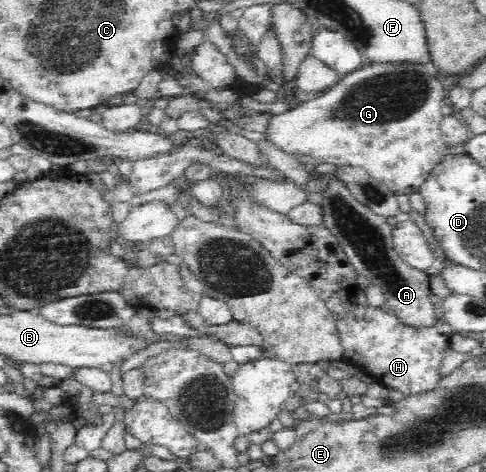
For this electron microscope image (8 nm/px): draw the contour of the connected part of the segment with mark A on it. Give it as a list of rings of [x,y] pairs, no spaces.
[[[332,174],[327,182],[327,189],[319,193],[322,225],[341,243],[359,280],[379,286],[385,295],[384,307],[405,326],[421,328],[437,322],[434,304],[429,299],[431,277],[424,270],[408,265],[394,249],[392,232],[395,226],[389,225],[386,218],[355,199],[345,181]]]

